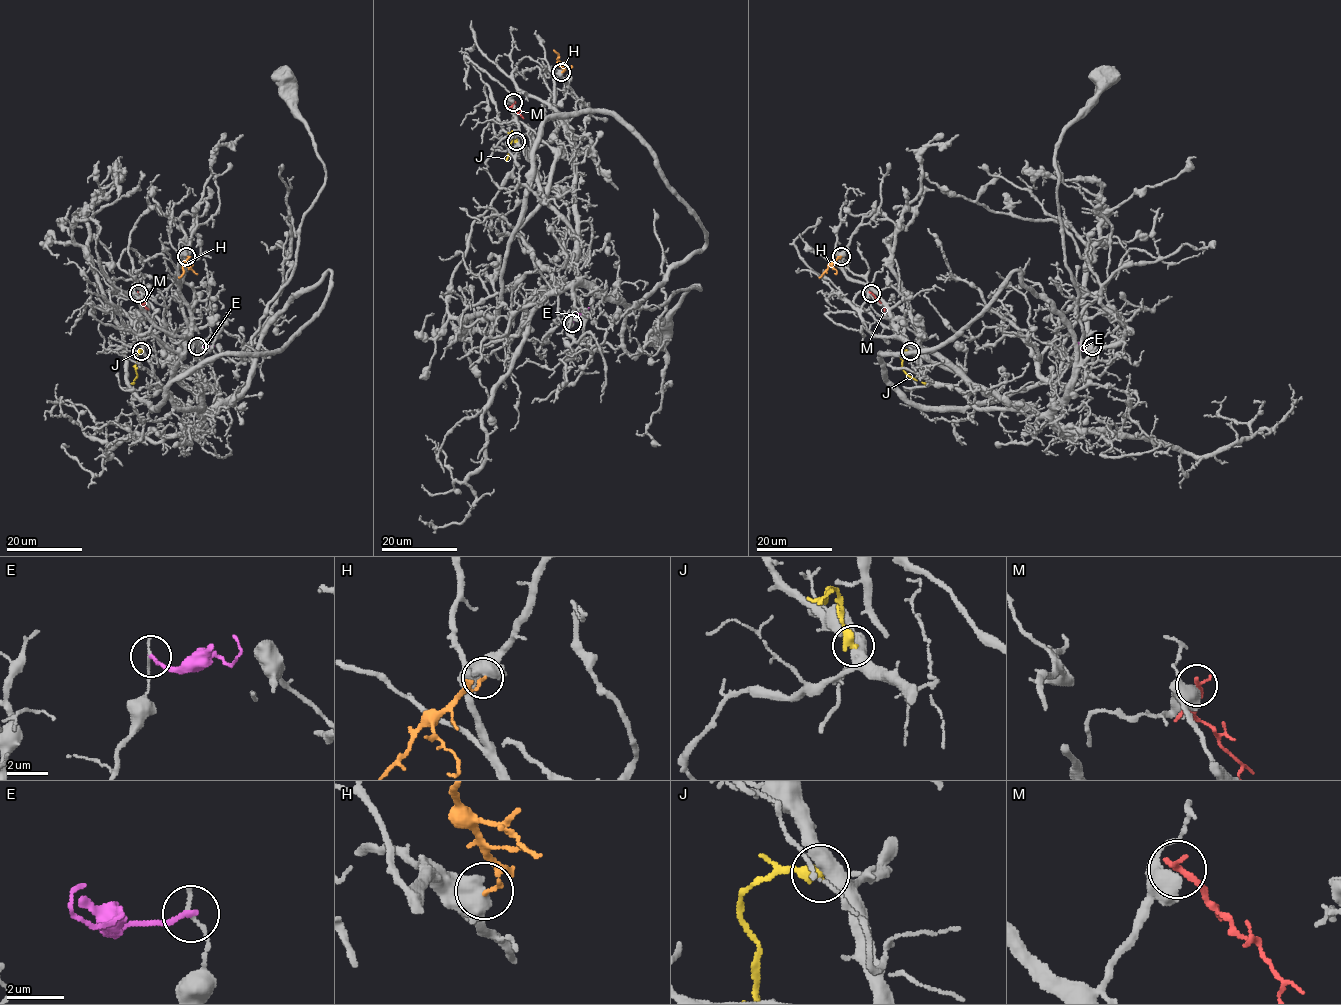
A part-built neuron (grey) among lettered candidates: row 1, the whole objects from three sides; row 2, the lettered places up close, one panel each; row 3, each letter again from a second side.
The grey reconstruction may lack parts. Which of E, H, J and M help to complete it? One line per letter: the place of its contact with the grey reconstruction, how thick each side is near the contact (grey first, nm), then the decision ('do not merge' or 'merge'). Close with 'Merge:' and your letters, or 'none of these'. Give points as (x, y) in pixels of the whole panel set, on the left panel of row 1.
E: (197, 346) | 150/180 nm | do not merge
H: (186, 256) | 700/120 nm | do not merge
J: (141, 351) | 400/420 nm | do not merge
M: (138, 293) | 600/280 nm | do not merge
Merge: none of these

